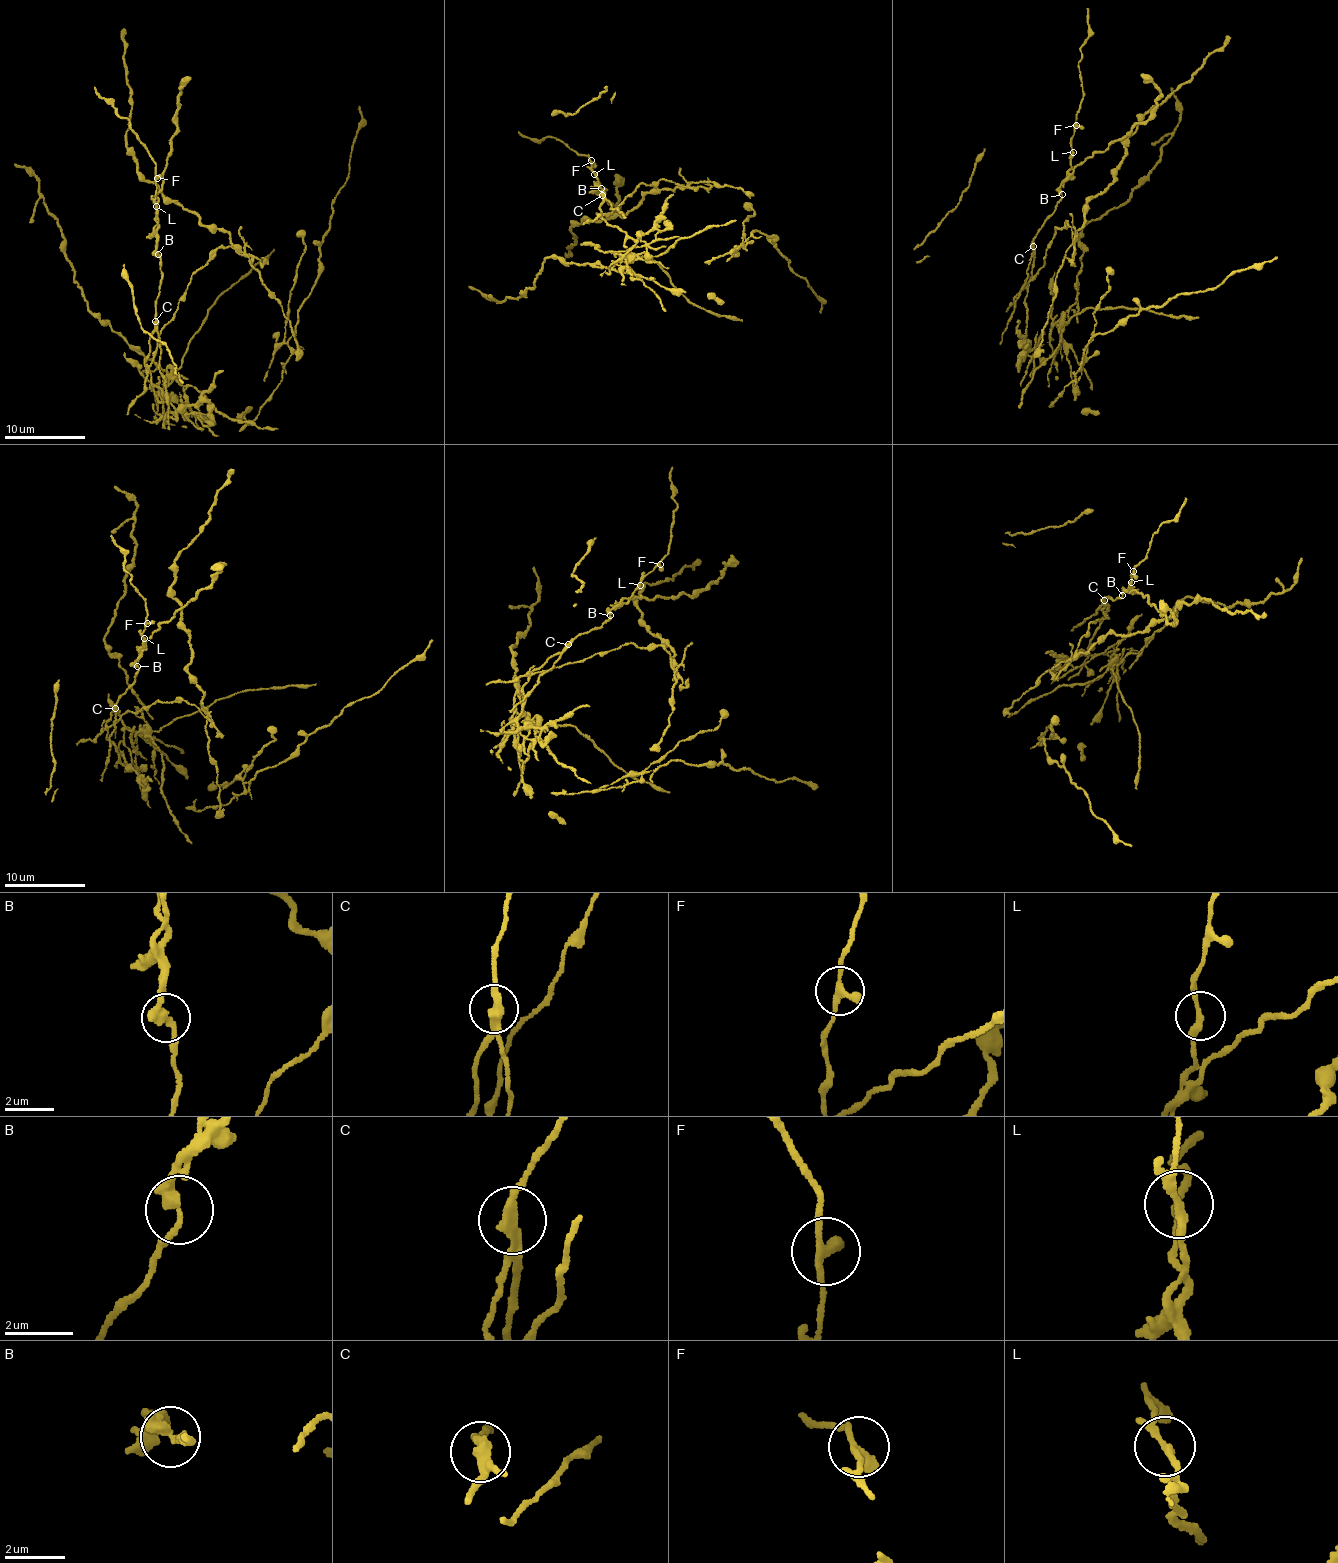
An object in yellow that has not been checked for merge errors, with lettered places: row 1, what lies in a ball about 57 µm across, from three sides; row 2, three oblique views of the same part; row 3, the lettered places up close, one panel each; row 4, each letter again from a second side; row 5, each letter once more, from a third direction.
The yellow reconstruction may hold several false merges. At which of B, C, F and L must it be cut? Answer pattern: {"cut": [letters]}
{"cut": ["B", "C"]}

